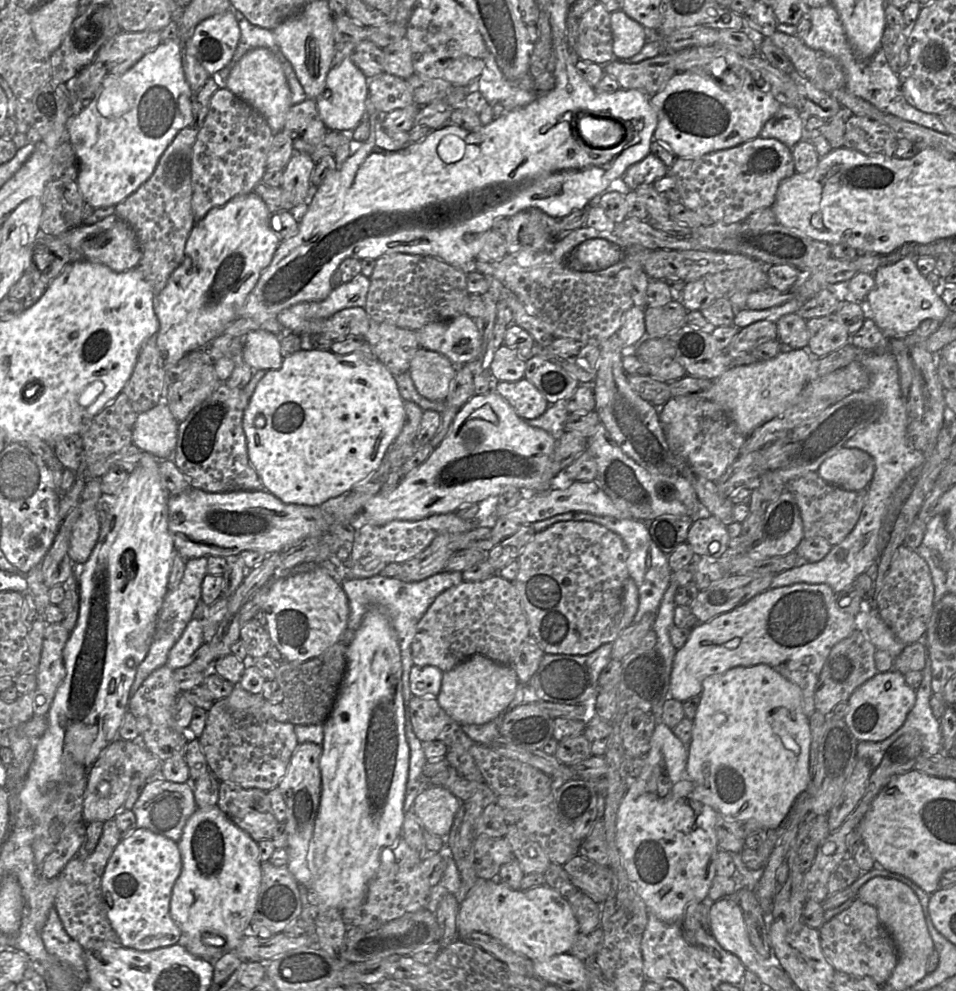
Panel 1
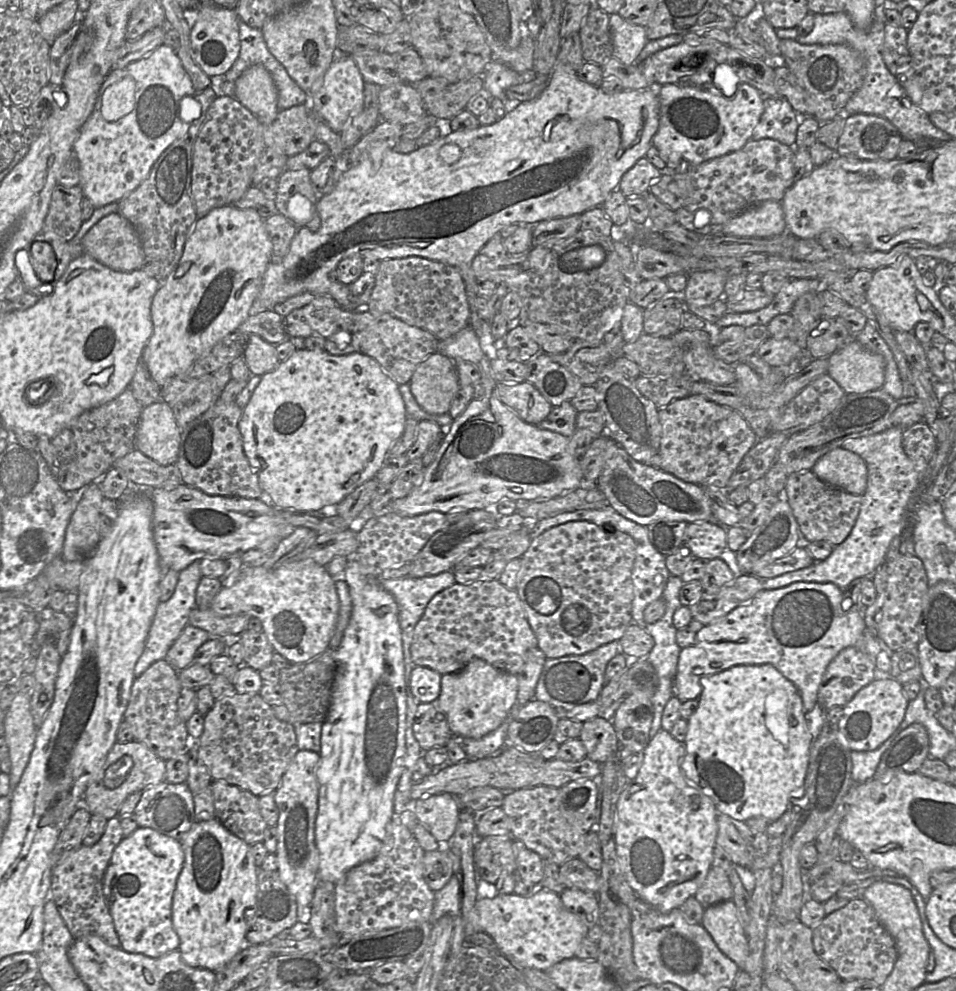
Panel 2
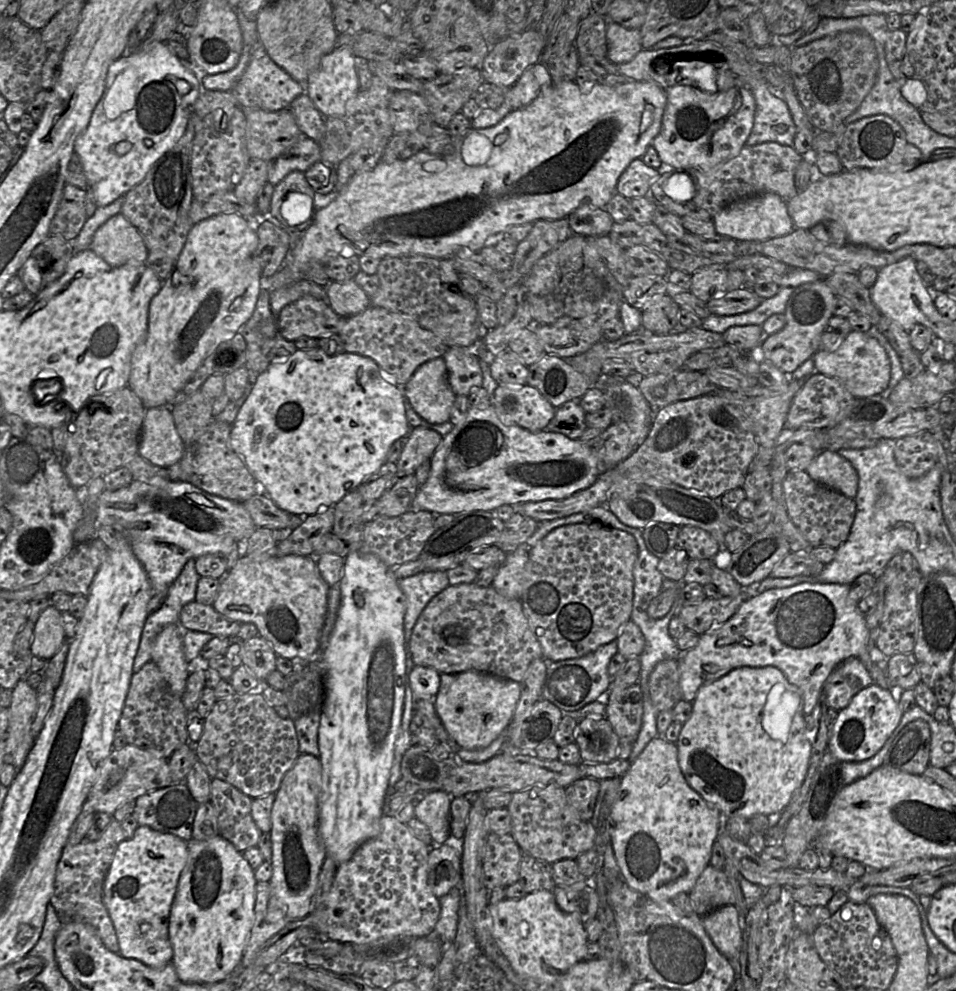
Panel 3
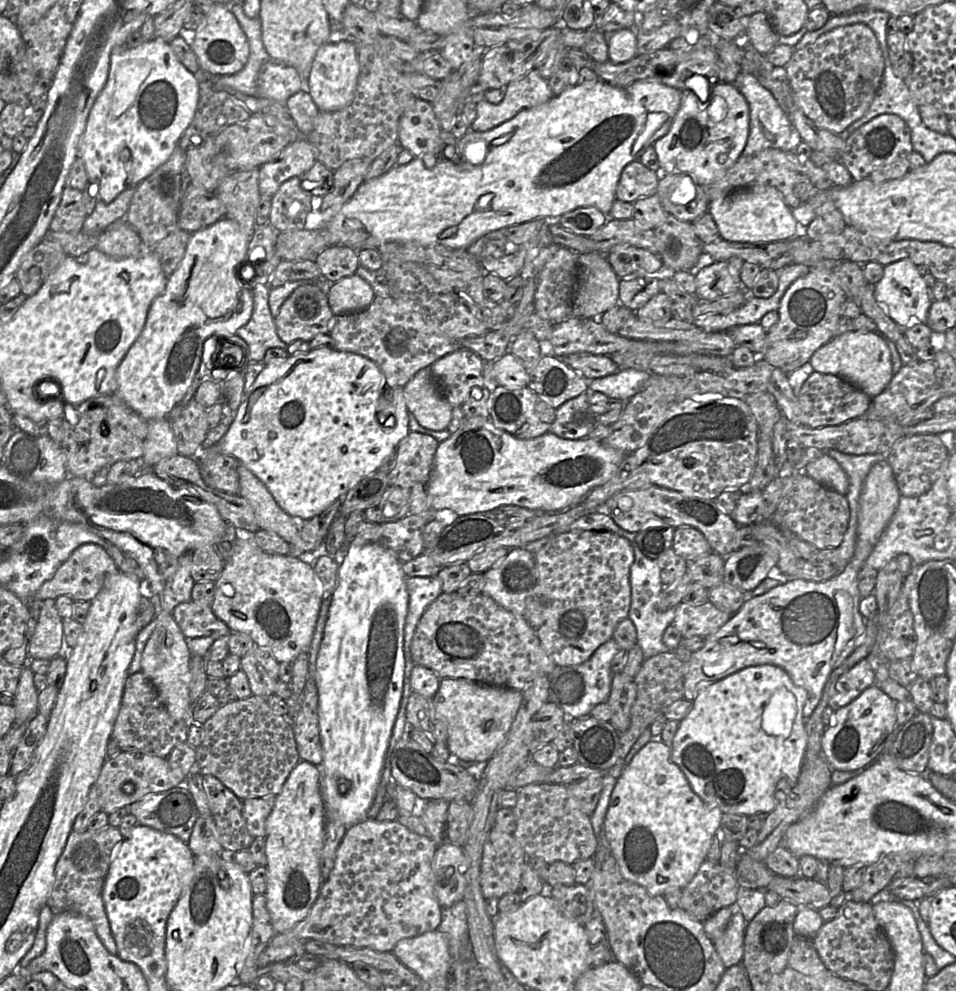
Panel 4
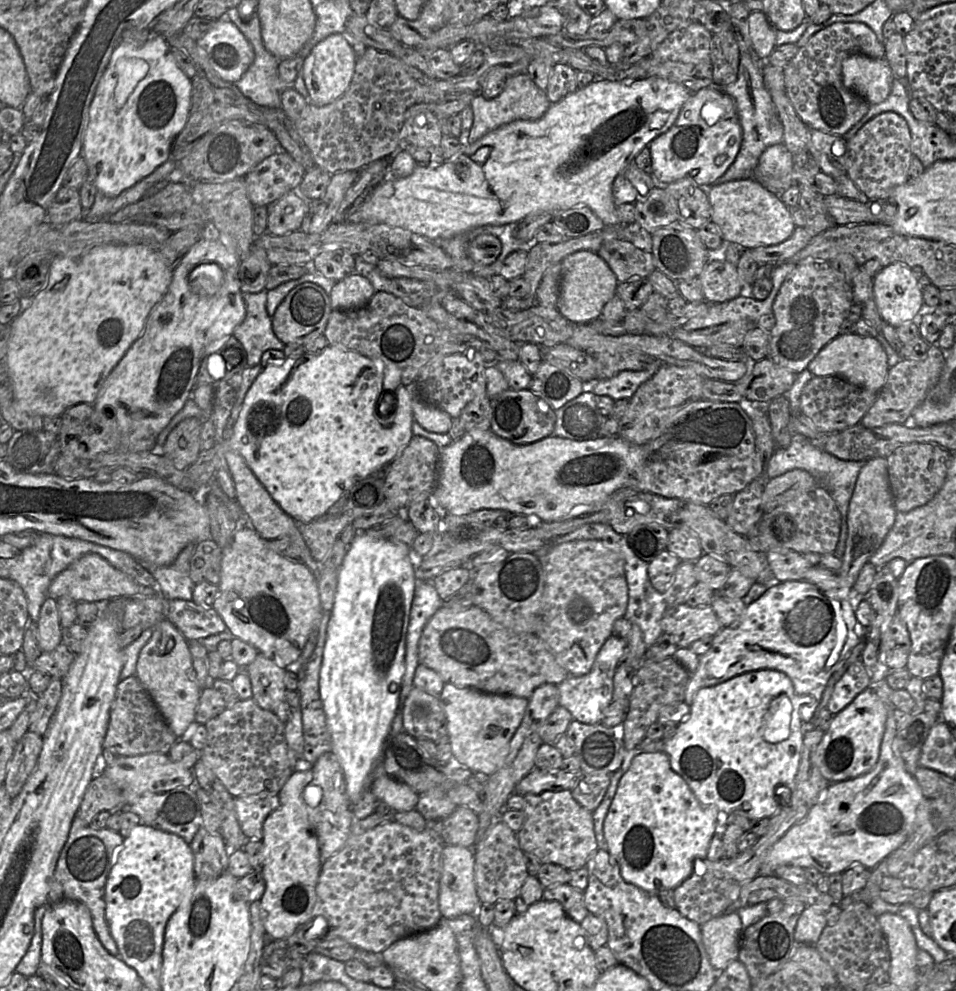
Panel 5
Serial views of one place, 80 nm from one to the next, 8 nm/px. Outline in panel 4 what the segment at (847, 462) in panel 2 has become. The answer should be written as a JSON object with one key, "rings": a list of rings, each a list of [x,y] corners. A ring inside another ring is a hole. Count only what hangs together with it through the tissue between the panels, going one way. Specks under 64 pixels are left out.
{"rings":[[[825,453],[808,462],[803,472],[841,495],[846,495],[848,491],[849,479],[847,474],[835,459]]]}

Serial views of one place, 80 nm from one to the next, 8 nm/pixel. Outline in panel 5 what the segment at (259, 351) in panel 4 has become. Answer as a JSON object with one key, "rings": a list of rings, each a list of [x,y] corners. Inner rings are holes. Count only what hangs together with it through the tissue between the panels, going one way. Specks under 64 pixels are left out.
{"rings":[[[263,289],[257,293],[242,294],[246,316],[232,333],[245,348],[247,365],[251,367],[260,364],[265,351],[283,351],[286,346],[273,331],[272,318],[266,308],[267,292],[268,290]]]}

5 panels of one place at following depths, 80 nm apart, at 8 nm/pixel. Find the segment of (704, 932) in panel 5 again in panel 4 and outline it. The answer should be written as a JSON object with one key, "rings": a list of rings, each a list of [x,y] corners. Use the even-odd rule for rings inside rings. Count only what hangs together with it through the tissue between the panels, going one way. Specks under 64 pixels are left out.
{"rings":[[[734,910],[724,932],[713,941],[726,968],[742,962],[747,924],[743,914]]]}

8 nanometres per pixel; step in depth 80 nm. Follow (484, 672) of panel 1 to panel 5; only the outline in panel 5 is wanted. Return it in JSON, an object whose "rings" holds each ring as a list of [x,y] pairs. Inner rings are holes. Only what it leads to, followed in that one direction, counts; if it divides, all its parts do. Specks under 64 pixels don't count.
{"rings":[[[445,683],[439,696],[447,717],[447,735],[451,743],[451,761],[463,765],[474,774],[488,777],[503,764],[508,746],[524,716],[528,699],[514,695],[485,693],[473,688]]]}

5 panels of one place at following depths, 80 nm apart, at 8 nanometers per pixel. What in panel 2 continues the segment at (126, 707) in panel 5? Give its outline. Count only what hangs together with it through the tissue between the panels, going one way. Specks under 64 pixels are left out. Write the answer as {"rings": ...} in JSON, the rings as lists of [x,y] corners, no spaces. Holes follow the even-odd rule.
{"rings":[[[166,660],[156,661],[135,678],[124,712],[124,720],[130,725],[134,741],[146,745],[165,761],[188,752],[188,746],[196,741],[188,734],[186,722],[178,715],[177,703],[181,689],[179,671]]]}

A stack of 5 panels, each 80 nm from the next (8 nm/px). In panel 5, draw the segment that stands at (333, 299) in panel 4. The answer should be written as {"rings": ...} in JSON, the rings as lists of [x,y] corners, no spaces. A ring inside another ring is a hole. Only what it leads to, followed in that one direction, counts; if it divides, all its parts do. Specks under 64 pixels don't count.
{"rings":[[[354,272],[334,285],[329,294],[332,309],[358,308],[365,305],[375,292],[372,283],[366,277]]]}

